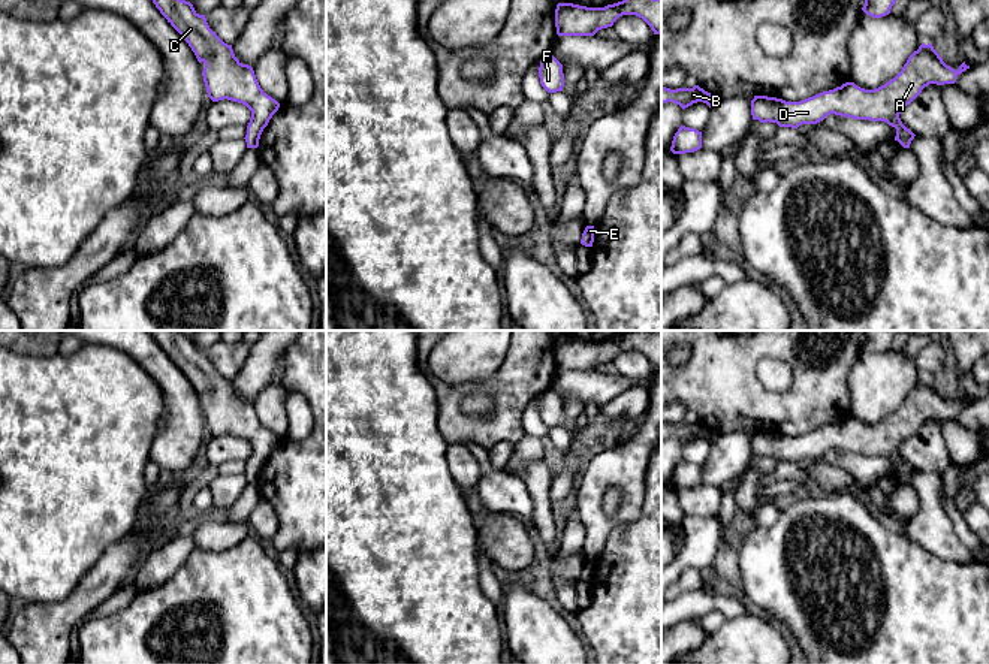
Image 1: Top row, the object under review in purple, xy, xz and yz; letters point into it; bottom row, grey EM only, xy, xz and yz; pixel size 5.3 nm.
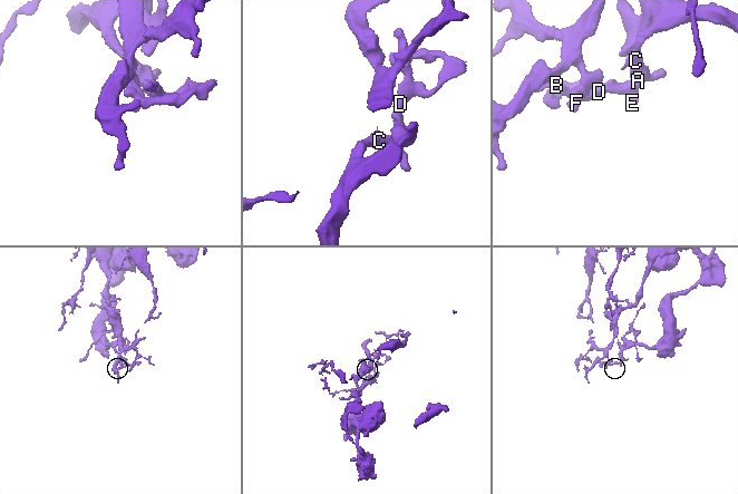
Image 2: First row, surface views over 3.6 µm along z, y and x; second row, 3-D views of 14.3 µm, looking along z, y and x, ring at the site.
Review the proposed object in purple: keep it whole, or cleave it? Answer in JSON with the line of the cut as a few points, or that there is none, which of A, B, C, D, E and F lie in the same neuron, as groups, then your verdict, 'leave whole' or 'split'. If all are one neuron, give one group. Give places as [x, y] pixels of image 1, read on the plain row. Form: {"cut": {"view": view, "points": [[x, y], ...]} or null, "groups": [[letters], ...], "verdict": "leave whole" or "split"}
{"cut": null, "groups": [["A", "B", "C", "D", "E", "F"]], "verdict": "leave whole"}

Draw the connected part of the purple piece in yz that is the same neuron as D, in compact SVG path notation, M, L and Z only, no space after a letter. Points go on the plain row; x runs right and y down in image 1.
M922 378L908 392L902 405L878 423L865 425L854 417L845 417L800 437L754 431L751 450L760 458L769 456L791 464L802 459L817 459L830 449L854 455L884 456L896 464L895 476L904 483L910 483L916 470L902 459L901 446L929 419L955 419L956 411L967 404L970 401L965 396L958 405L952 404L943 396L932 378Z

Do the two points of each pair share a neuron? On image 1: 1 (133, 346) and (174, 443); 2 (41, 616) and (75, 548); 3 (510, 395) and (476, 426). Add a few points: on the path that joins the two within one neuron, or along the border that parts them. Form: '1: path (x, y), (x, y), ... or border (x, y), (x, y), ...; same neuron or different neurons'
1: path (159, 368), (175, 386), (175, 417); same neuron
2: border (78, 582), (62, 600), (29, 604); different neurons
3: path (509, 406), (487, 426); same neuron

